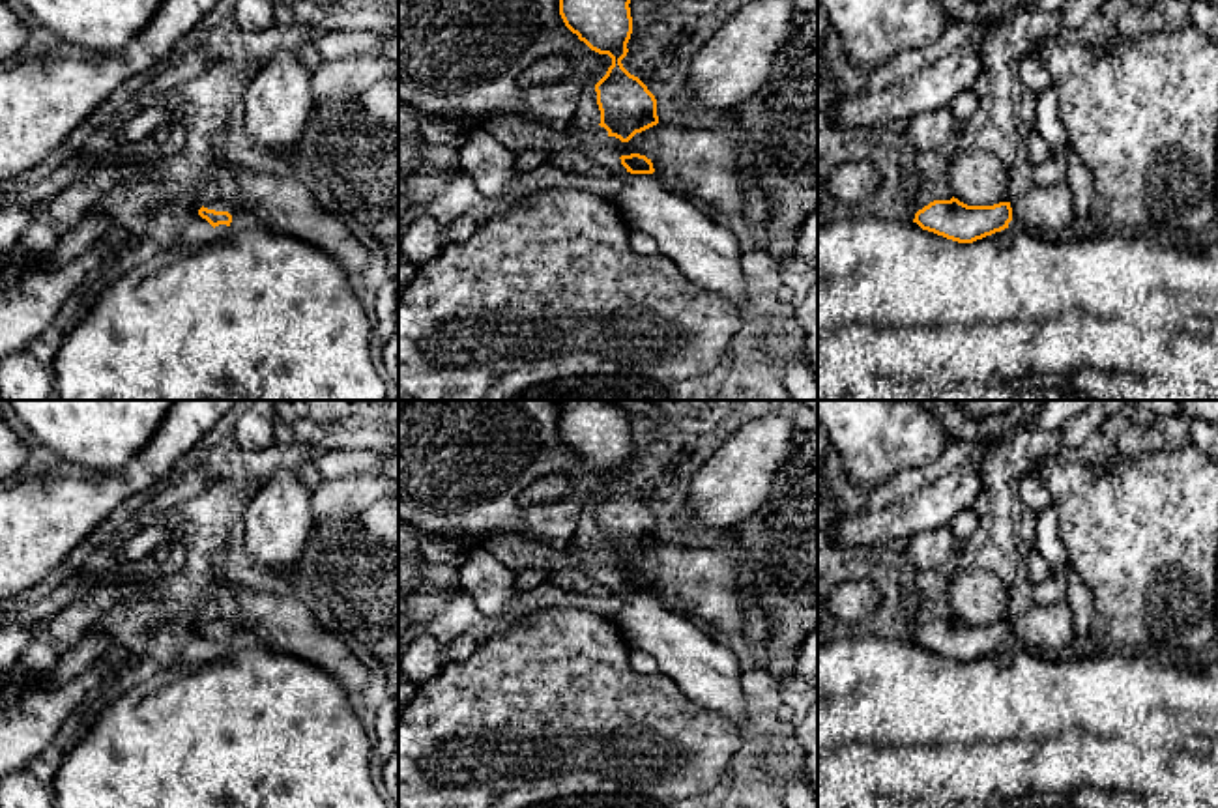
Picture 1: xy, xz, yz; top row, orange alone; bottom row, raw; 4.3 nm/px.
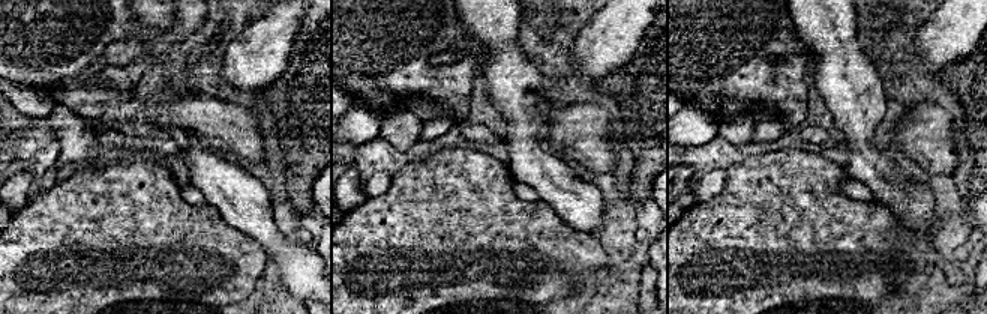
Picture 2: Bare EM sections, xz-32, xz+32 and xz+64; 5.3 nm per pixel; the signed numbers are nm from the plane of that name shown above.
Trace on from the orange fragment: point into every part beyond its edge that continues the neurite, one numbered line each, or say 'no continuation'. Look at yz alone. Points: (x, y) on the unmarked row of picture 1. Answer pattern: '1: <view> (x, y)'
1: yz (1041, 629)

